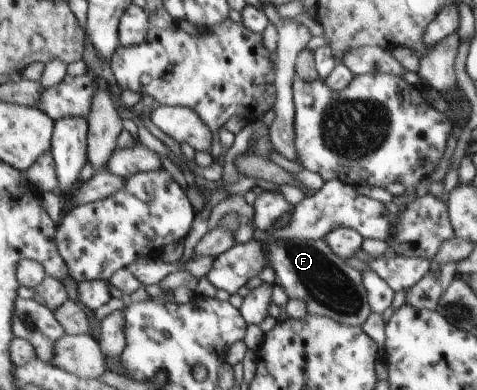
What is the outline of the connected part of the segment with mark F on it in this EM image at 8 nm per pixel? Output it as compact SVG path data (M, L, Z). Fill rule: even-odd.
M257 226L254 240L265 242L269 250L273 250L272 267L276 271L275 284L284 288L289 299L305 300L308 314L321 314L327 318L347 326L362 326L371 314L371 306L367 300L367 288L363 286L361 272L348 266L340 256L337 256L326 240L275 238L273 231L261 230Z

